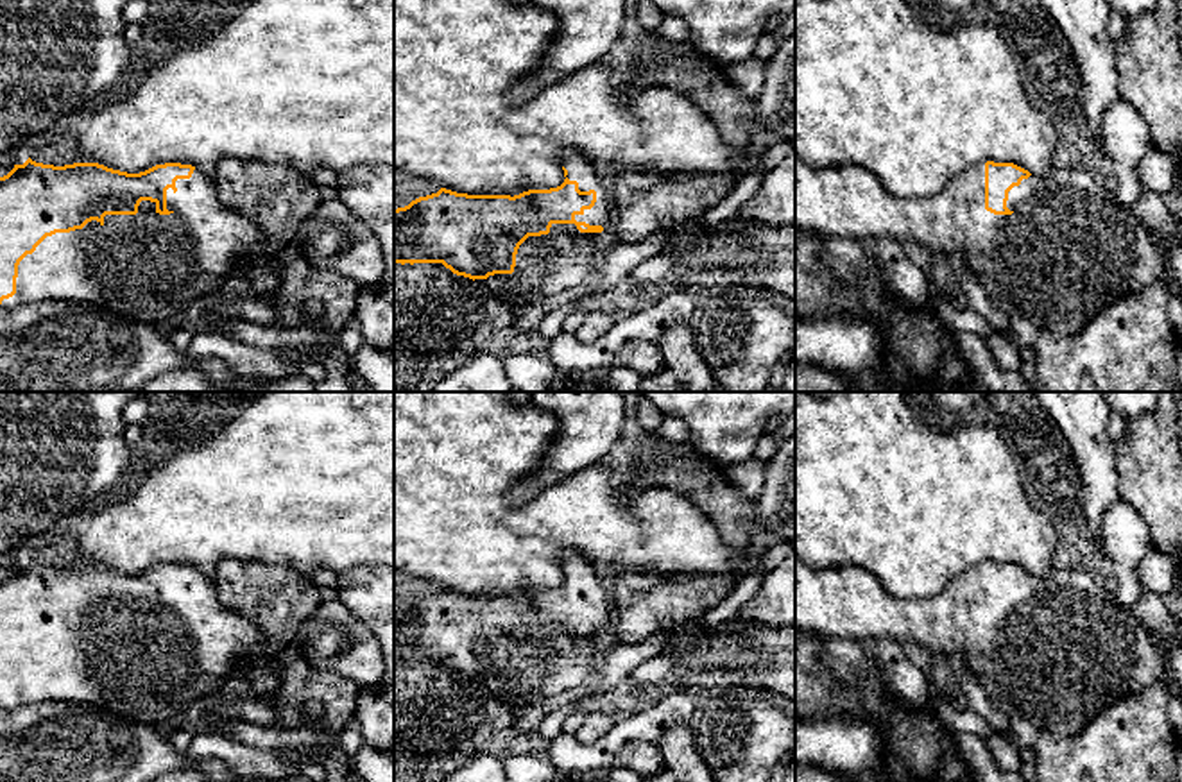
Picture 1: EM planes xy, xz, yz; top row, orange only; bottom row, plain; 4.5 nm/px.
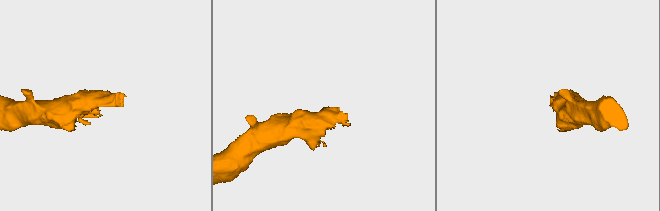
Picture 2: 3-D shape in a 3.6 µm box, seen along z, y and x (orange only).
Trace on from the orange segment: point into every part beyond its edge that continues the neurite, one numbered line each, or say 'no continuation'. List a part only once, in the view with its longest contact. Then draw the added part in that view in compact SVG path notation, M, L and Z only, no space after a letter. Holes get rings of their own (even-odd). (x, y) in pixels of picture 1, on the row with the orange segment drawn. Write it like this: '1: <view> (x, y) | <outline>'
1: xy (145, 267) | M197 166L190 179L177 179L176 188L167 190L168 215L159 215L156 202L141 200L136 215L106 215L102 224L91 220L82 229L47 236L20 261L16 293L2 306L86 302L125 320L158 324L215 295L238 265L254 295L269 299L281 277L258 225L226 208L213 179Z

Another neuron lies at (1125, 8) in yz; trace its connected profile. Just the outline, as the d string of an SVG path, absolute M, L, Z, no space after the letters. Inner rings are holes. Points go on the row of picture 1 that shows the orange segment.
M1107 0L1110 11L1118 11L1125 20L1152 11L1155 2L1157 0Z

